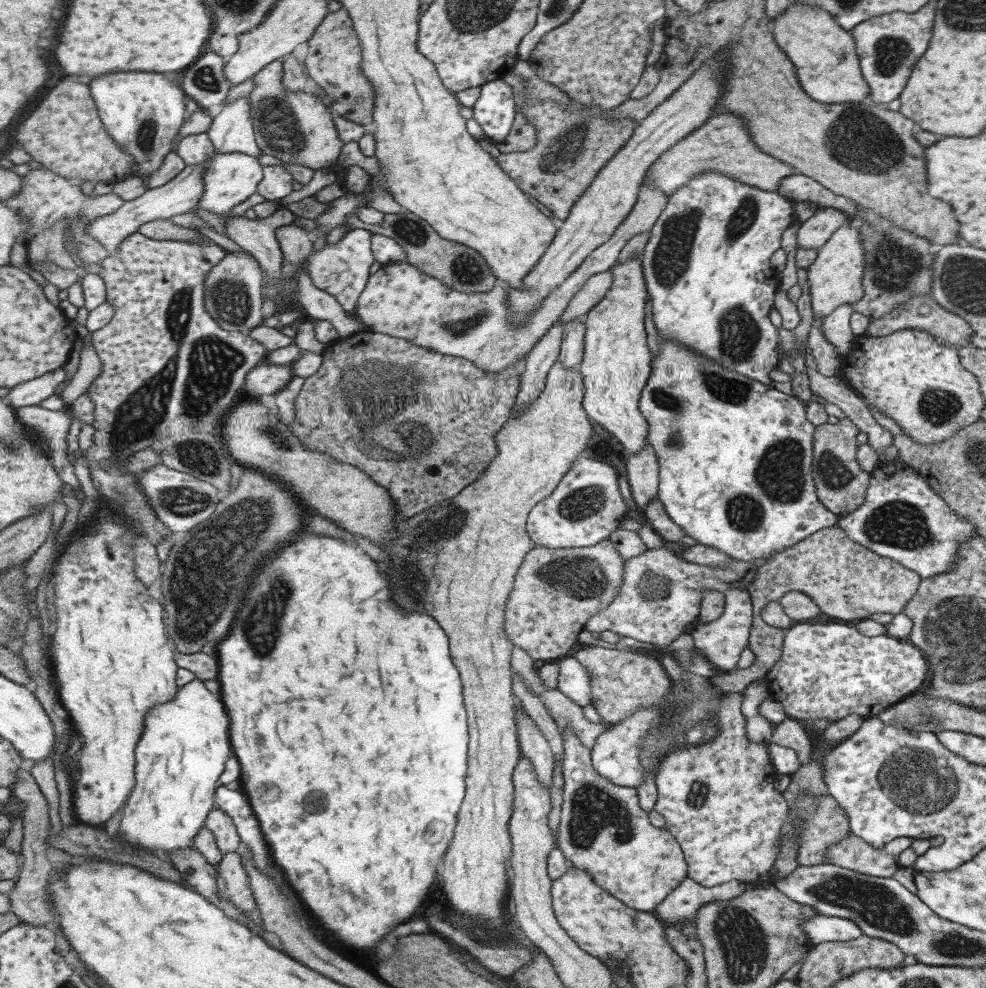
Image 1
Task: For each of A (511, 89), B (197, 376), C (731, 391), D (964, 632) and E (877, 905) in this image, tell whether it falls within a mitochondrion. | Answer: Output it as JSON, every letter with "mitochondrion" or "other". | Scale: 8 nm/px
{"A":"other","B":"mitochondrion","C":"mitochondrion","D":"mitochondrion","E":"mitochondrion"}

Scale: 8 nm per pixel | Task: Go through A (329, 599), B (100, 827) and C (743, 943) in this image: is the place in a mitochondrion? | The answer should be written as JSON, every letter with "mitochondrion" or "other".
{"A":"other","B":"other","C":"mitochondrion"}

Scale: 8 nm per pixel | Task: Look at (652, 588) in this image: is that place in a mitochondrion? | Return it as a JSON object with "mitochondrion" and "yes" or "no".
{"mitochondrion":"yes"}

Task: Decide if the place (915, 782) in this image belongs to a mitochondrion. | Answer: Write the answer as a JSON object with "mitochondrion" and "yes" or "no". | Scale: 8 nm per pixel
{"mitochondrion":"yes"}

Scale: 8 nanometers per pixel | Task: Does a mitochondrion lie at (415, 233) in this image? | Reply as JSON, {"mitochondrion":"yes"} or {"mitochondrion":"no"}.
{"mitochondrion":"yes"}

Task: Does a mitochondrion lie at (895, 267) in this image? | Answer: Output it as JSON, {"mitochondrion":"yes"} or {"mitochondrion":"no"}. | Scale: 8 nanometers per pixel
{"mitochondrion":"yes"}

